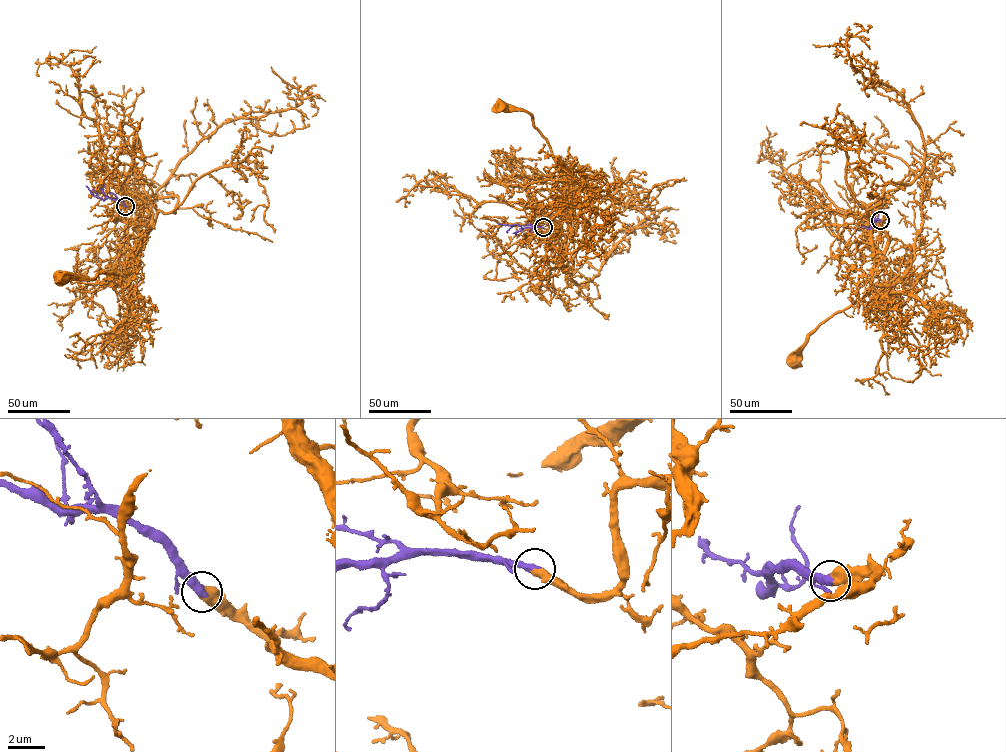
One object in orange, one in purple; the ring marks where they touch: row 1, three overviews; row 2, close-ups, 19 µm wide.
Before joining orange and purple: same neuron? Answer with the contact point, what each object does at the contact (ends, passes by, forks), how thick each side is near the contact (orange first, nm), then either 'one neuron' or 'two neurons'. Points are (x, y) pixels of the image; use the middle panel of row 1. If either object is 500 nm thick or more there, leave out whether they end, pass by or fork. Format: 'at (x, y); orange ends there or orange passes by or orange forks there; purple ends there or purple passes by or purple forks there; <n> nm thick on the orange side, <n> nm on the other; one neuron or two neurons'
at (543, 227); 550 nm thick on the orange side, 460 nm on the other; one neuron

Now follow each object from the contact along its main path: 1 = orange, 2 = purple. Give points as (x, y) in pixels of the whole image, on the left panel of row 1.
1: (125, 206), (150, 219), (151, 227), (142, 247), (129, 260), (125, 271), (100, 273), (87, 279), (63, 278)
2: (125, 206), (119, 201), (93, 195), (86, 186)

